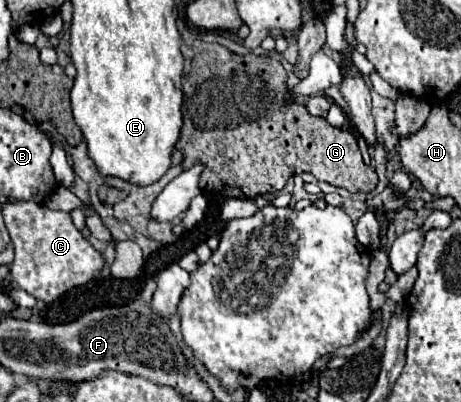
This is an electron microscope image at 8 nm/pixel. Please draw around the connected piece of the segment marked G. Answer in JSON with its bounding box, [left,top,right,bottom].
[175,41,377,199]

